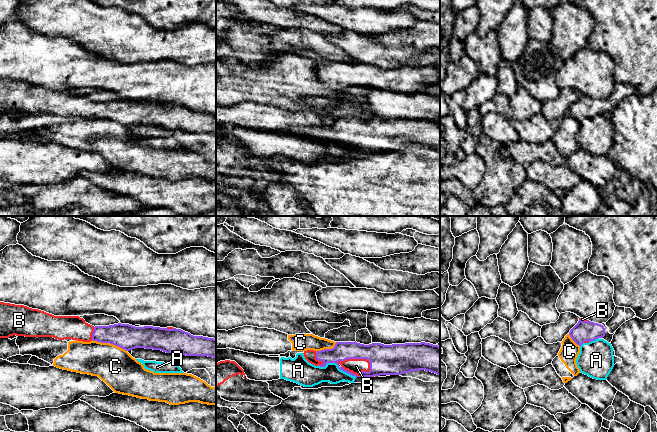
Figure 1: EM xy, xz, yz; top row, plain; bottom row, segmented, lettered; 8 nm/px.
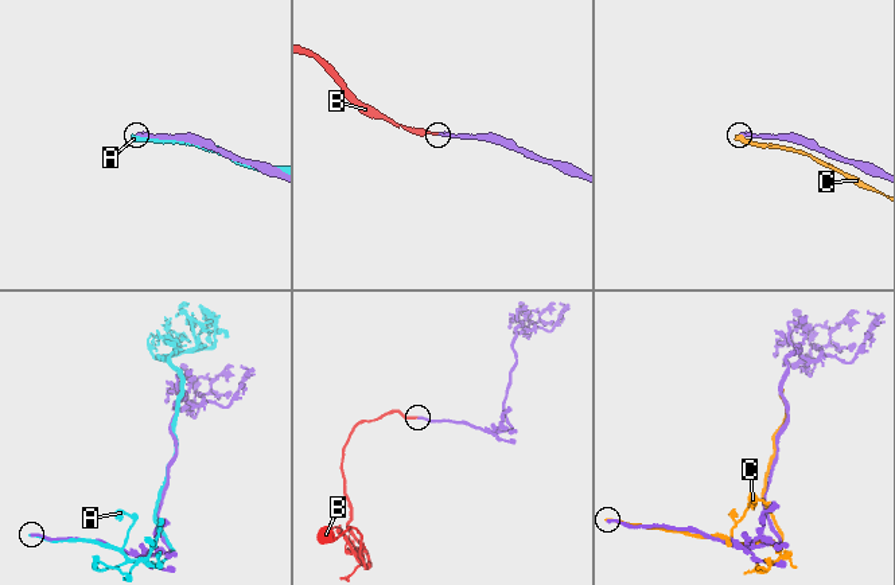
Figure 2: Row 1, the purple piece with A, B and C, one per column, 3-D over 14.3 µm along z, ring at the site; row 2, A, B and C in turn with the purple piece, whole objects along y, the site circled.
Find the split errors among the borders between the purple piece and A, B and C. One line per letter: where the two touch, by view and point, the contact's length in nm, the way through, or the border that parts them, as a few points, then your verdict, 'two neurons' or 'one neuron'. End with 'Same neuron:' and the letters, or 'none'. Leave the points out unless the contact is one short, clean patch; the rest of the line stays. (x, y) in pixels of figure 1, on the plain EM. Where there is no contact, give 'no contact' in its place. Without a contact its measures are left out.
A: xz (338, 142) | 320 nm | two neurons
B: xz (357, 134) | 280 nm | one neuron
C: xy (109, 118) | 300 nm | along xy (92, 115), (98, 118), (112, 119), (126, 127) | two neurons
Same neuron: B

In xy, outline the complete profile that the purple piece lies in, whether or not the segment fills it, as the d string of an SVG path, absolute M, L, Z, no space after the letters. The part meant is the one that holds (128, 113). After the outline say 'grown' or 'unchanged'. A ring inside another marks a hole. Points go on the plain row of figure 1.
M0 78L0 114L10 112L53 113L63 117L97 117L110 119L126 127L135 124L161 126L166 129L180 129L186 132L208 132L216 134L216 115L193 112L188 108L173 103L153 102L135 103L129 100L109 102L92 102L79 92L54 92L38 85L24 81Z; grown

